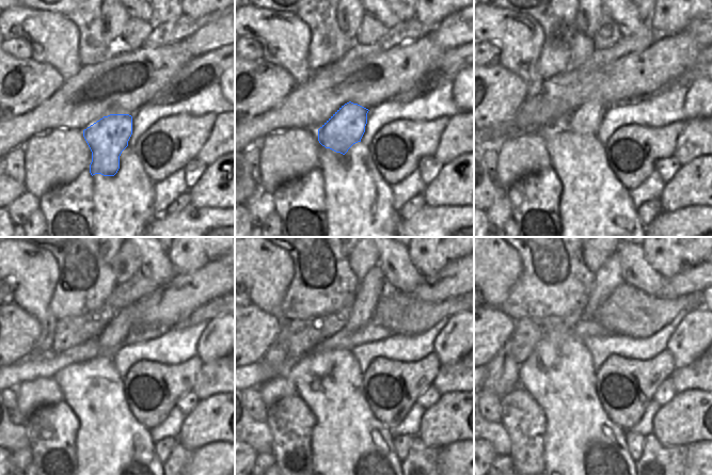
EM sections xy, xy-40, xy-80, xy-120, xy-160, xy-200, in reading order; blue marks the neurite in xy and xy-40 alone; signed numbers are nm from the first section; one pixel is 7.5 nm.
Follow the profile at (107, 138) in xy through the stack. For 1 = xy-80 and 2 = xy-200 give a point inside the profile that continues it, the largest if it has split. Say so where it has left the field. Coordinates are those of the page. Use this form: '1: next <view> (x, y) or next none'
1: next xy-80 (586, 119)
2: next xy-200 (608, 276)

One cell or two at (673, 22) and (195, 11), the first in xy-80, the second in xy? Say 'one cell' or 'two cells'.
one cell

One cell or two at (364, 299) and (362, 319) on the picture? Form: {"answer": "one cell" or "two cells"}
{"answer": "one cell"}

